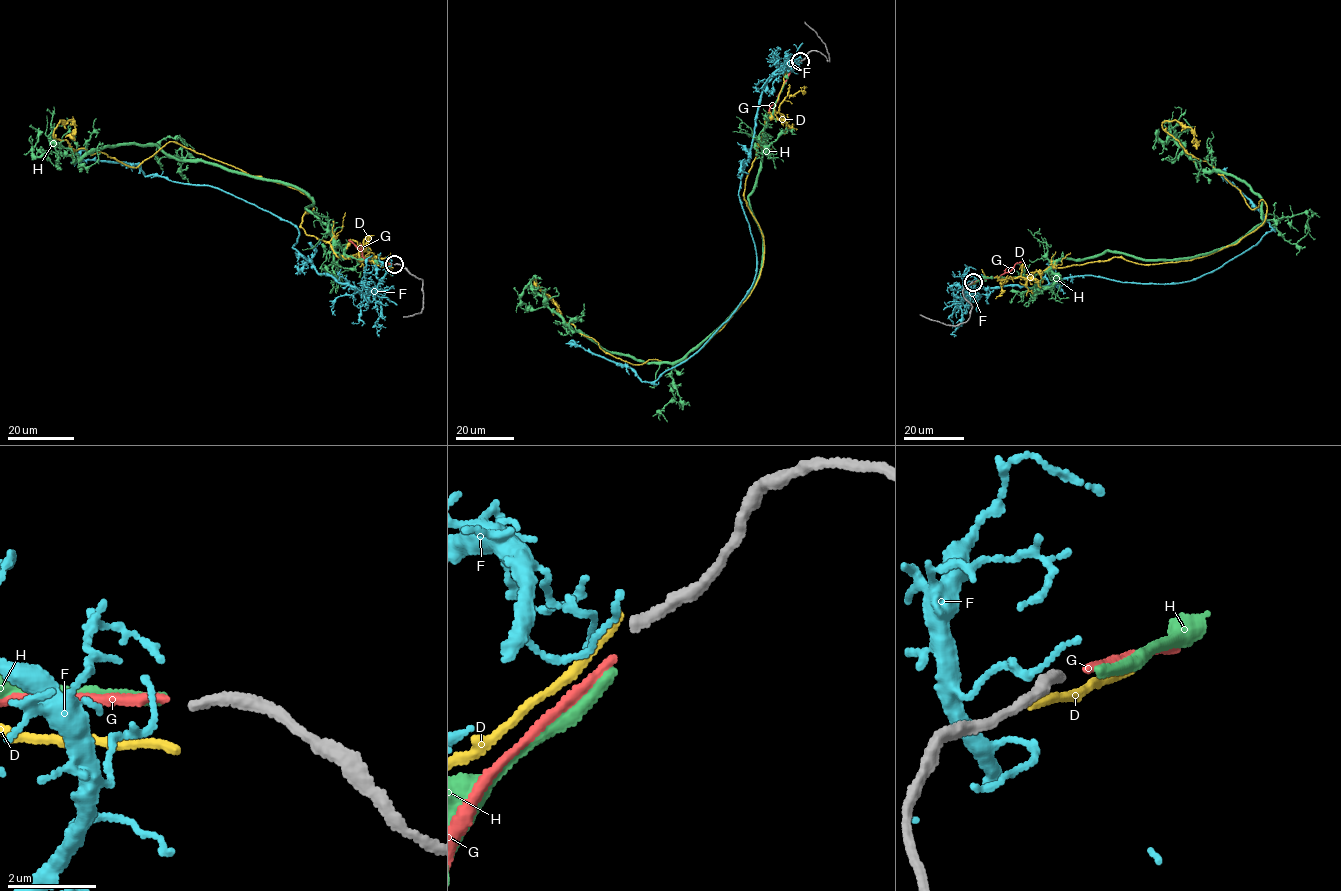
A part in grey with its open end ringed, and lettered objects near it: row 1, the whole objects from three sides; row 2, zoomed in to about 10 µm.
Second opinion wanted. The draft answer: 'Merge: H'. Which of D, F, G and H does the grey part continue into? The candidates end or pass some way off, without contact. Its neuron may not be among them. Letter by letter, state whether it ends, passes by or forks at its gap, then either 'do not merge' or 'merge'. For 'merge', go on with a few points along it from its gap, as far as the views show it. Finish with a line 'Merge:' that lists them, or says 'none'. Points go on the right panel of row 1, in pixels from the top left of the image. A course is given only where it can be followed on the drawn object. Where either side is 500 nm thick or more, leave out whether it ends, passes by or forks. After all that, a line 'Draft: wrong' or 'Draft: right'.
D: it ends there; do not merge
F: it ends there; do not merge
G: it ends there; do not merge
H: it ends there; merge; it runs (975, 281), (1107, 251), (1187, 257), (1259, 225), (1261, 199), (1245, 181), (1159, 140), (1189, 128), (1183, 118)
Merge: H
Draft: right

